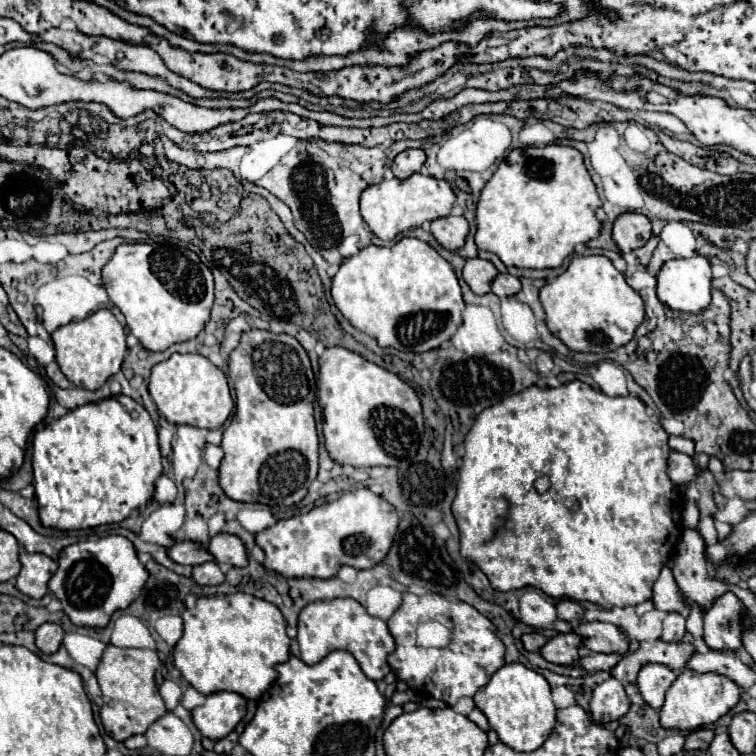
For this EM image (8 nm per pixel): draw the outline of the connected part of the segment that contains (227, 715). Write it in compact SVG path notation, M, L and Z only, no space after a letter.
M222 691L206 697L202 707L192 711L192 719L200 733L208 739L222 739L236 729L236 725L246 715L246 699L242 695Z

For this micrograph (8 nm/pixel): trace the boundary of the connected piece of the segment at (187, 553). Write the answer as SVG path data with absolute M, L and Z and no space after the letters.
M188 539L172 545L168 549L168 555L172 557L172 561L182 565L202 565L206 561L212 561L212 553L206 547L200 547L198 543L188 543Z

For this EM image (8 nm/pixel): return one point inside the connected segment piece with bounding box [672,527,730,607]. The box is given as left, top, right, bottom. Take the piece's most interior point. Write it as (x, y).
(689, 567)

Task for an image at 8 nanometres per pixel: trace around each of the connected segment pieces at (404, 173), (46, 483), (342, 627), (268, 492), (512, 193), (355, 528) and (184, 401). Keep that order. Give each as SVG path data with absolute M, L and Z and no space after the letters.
M406 149L400 155L396 155L394 163L392 163L392 171L398 179L406 179L412 173L418 173L420 167L426 161L426 153L424 149Z
M116 395L68 411L64 417L42 427L34 435L34 489L44 527L68 531L106 523L120 523L134 509L146 505L154 493L154 481L162 475L158 433L150 413L132 397Z
M348 597L308 603L300 613L296 639L298 639L304 663L314 665L314 663L322 661L328 653L332 653L336 649L344 649L356 657L362 671L372 681L382 681L390 673L388 655L396 649L396 641L392 639L386 621L368 615L364 605L360 605L356 599L348 599Z
M252 329L242 335L238 347L230 353L228 369L236 389L236 413L222 435L224 459L218 469L220 487L234 501L256 501L270 507L300 503L318 473L318 433L314 421L316 381L308 353L288 333L276 335L272 331Z
M568 145L514 147L484 185L476 205L476 245L496 253L508 267L560 267L578 243L600 233L596 209L602 205L584 167L582 153Z
M368 487L344 493L340 499L314 507L304 515L276 521L272 527L256 535L256 543L264 549L264 567L284 577L336 577L342 565L356 569L372 569L392 547L398 529L398 511L372 493Z
M174 353L170 359L152 367L148 391L158 411L174 425L192 425L202 429L220 429L234 409L226 375L202 355Z

